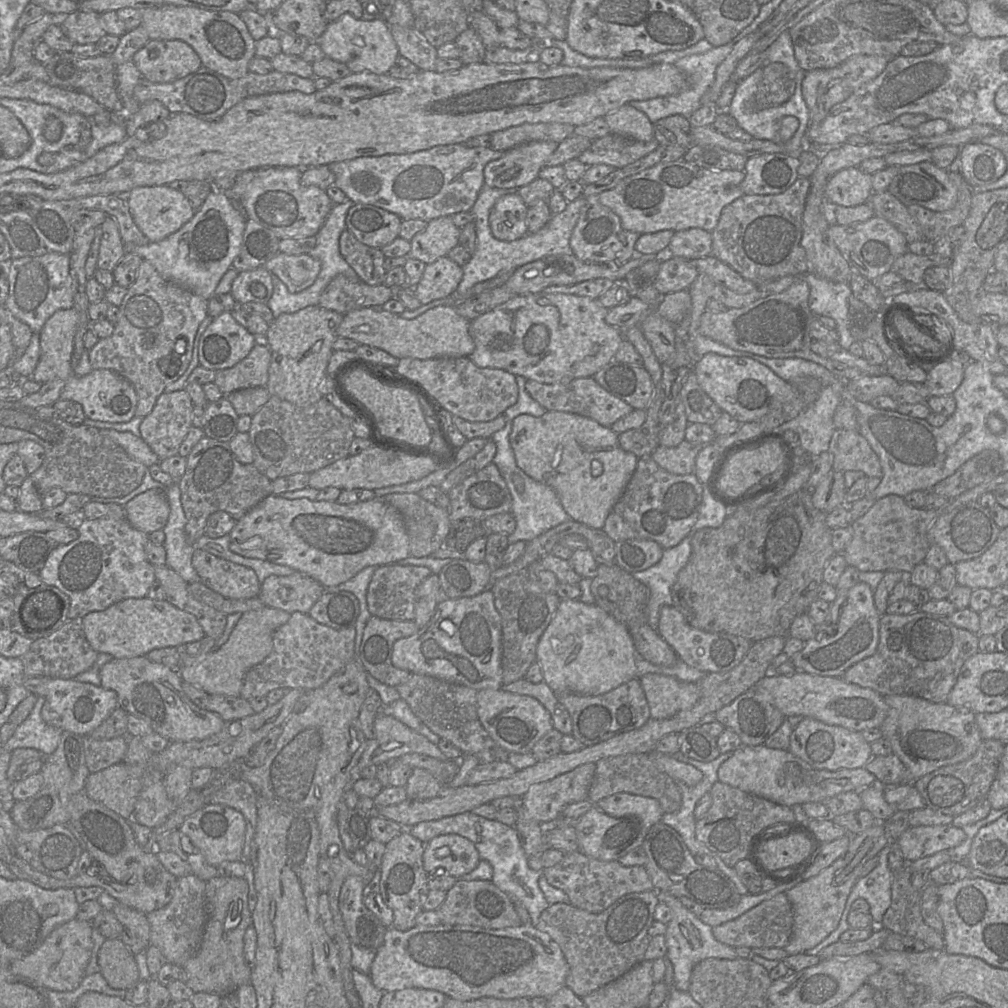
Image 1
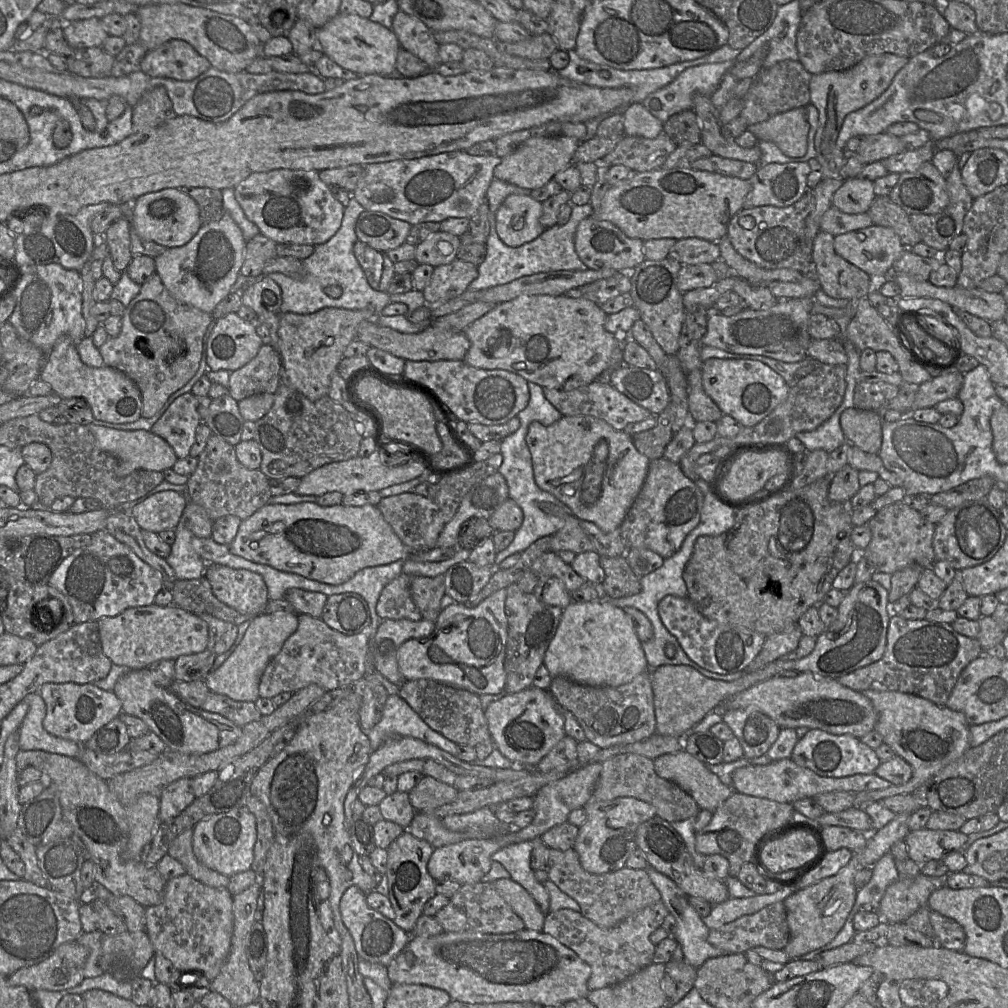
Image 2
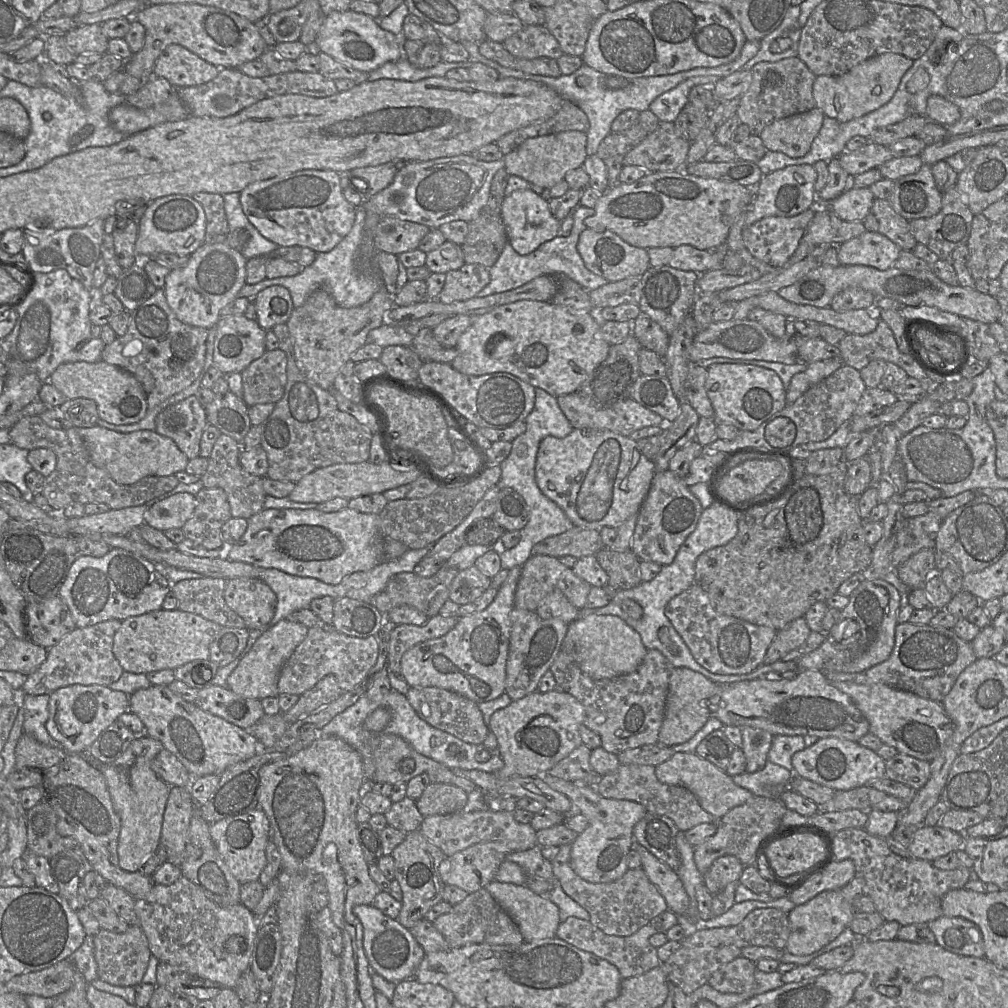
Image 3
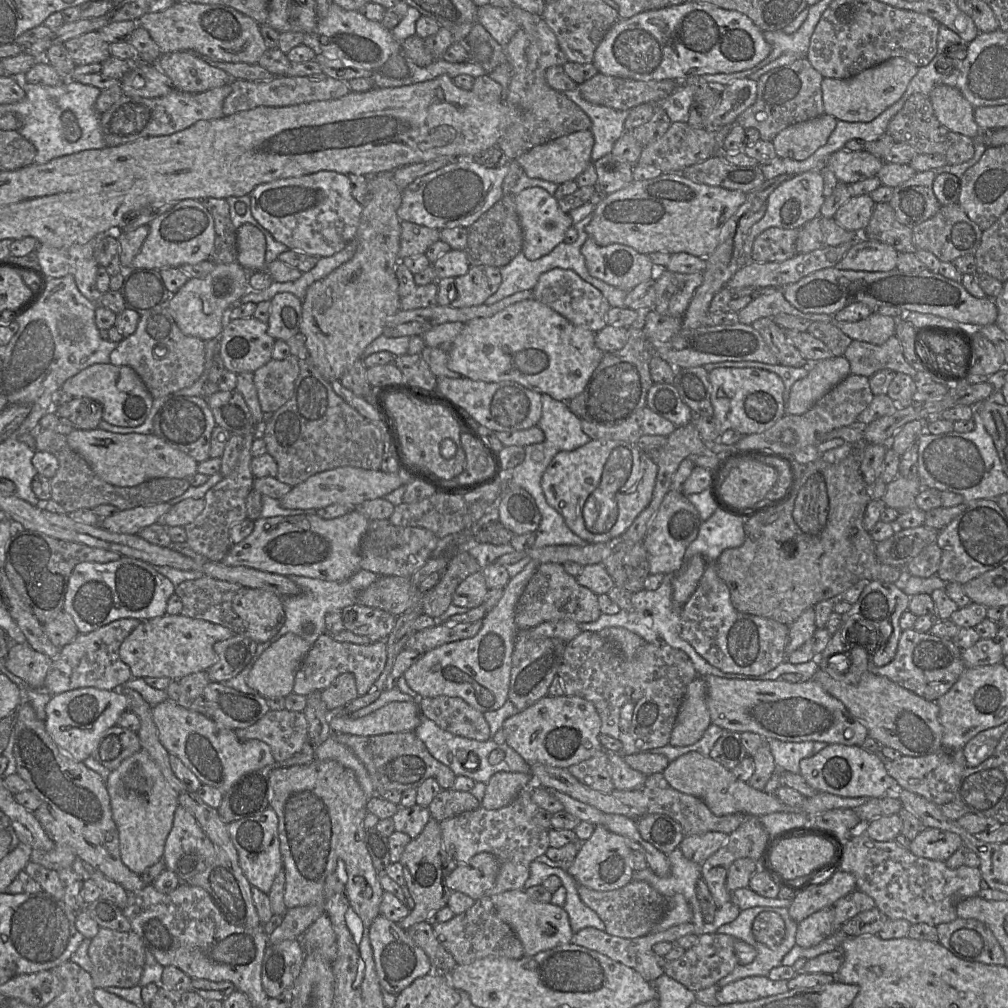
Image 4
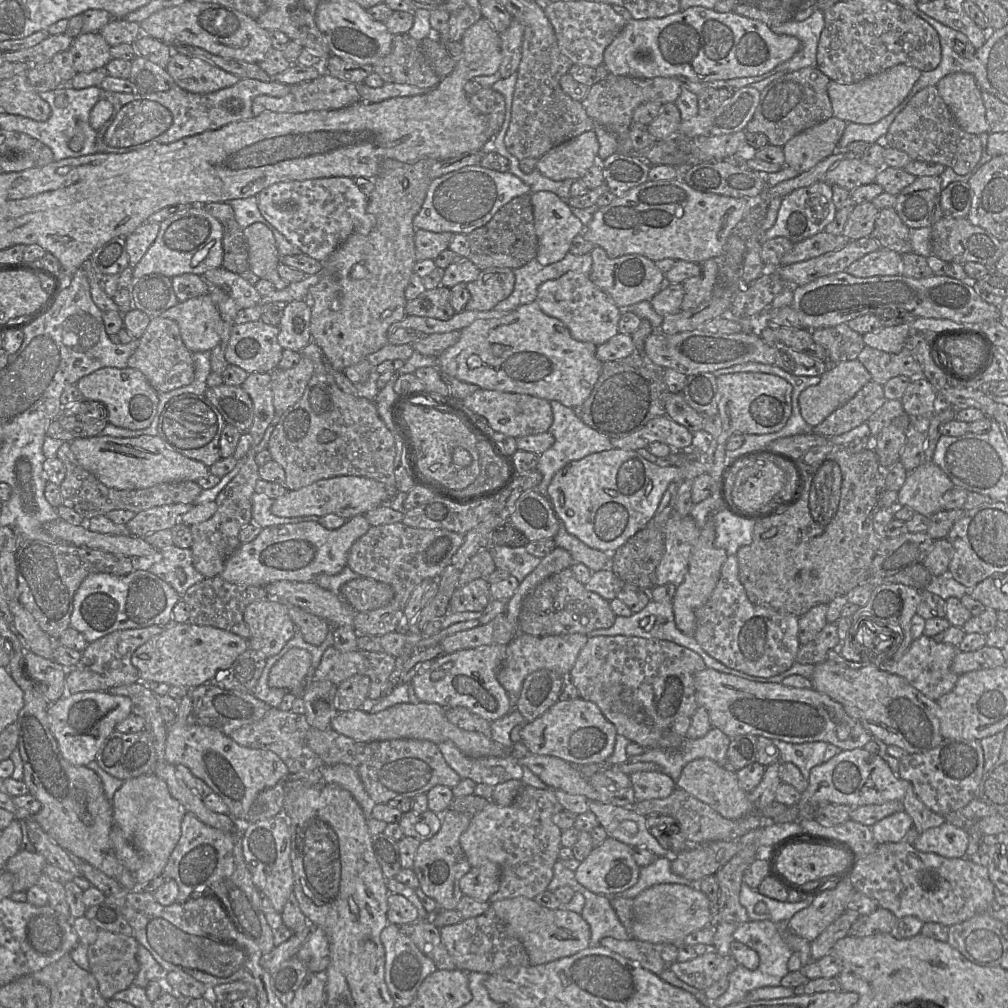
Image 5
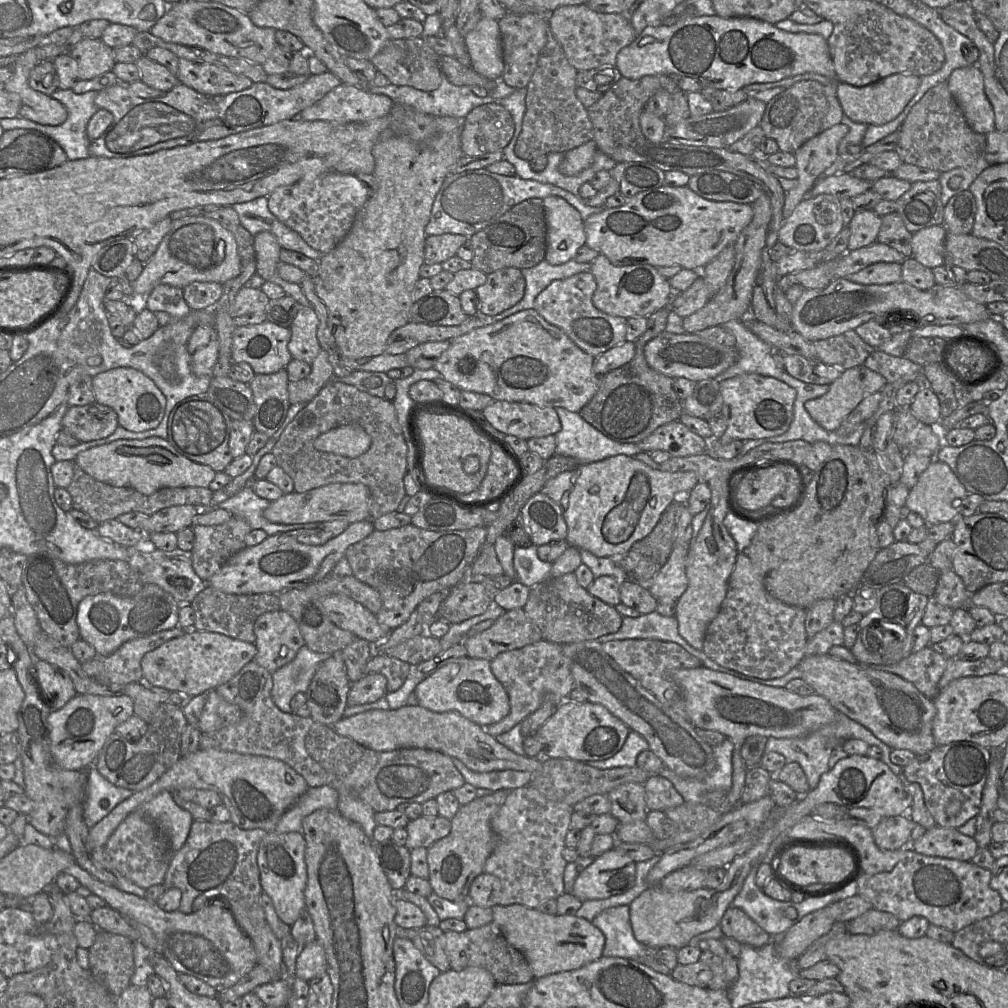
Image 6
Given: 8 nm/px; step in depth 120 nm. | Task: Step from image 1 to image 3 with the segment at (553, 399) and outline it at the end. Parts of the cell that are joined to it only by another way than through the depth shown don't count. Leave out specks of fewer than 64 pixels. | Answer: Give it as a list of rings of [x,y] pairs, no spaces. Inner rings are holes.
[[[574,392],[558,396],[557,402],[569,422],[576,429],[609,430],[628,437],[634,431],[648,426],[659,426],[662,430],[666,429],[666,422],[660,415],[642,406],[632,398],[624,398],[609,407],[598,407],[588,398]]]

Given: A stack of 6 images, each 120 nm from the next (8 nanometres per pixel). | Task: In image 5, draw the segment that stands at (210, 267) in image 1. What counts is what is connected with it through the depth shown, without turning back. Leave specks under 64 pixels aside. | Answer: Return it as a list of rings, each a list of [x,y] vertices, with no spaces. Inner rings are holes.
[[[210,293],[179,302],[160,316],[178,323],[183,342],[192,353],[210,352],[220,340],[221,315]]]

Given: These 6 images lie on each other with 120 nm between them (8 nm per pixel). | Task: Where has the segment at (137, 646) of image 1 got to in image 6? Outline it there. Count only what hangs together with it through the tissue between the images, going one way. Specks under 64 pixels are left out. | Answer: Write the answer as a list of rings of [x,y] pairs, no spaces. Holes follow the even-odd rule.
[[[193,626],[184,635],[147,652],[141,660],[141,668],[143,677],[153,686],[194,697],[228,682],[246,664],[254,660],[256,653],[254,643],[216,632],[197,631]]]

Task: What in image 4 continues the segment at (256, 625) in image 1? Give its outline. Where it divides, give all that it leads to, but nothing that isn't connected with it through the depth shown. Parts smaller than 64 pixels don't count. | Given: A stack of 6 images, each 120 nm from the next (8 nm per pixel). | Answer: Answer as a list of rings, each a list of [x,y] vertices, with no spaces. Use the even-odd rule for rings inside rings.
[[[287,633],[267,648],[253,663],[247,684],[265,699],[285,698],[293,693],[295,675],[311,645]]]

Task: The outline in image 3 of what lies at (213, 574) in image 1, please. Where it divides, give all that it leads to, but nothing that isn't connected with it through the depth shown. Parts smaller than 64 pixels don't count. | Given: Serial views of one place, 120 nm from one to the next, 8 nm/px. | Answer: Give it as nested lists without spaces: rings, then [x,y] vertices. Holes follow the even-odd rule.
[[[259,578],[226,580],[224,600],[245,621],[249,630],[268,625],[277,605],[276,594]]]

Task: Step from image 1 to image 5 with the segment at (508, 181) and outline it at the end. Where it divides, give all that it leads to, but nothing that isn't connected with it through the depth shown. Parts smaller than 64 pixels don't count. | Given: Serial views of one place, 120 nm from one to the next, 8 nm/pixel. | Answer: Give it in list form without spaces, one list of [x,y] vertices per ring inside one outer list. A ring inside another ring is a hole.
[[[587,131],[541,156],[536,169],[554,181],[580,180],[599,162],[598,151],[595,131]]]

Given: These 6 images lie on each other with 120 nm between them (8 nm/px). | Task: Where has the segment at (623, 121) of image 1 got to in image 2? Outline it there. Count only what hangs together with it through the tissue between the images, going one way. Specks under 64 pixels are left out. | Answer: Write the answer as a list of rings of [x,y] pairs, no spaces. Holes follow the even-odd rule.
[[[633,103],[622,111],[624,136],[656,138],[663,130],[663,123],[654,117],[641,103]]]

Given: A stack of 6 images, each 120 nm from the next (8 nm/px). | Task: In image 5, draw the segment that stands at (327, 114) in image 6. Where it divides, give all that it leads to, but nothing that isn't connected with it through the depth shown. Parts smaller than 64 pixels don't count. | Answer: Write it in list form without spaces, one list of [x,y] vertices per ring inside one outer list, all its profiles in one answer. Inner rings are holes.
[[[322,70],[317,78],[295,84],[282,97],[259,95],[253,100],[253,113],[263,111],[299,113],[340,109],[360,102],[356,84],[335,78]]]

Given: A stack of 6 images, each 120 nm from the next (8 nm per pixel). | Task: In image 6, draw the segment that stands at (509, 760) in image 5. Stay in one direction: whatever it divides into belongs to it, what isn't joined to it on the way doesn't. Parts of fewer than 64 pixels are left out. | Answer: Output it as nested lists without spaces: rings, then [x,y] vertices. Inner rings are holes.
[[[452,758],[455,767],[462,774],[465,782],[476,788],[486,788],[492,791],[513,790],[529,785],[533,773],[516,770],[495,770],[477,772],[468,768],[457,758]]]

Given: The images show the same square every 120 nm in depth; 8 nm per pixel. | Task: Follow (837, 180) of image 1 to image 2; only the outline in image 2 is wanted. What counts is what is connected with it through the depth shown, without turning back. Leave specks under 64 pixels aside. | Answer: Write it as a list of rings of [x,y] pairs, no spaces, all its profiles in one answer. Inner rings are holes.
[[[857,176],[843,182],[832,205],[847,214],[861,214],[868,212],[875,198],[874,181]]]

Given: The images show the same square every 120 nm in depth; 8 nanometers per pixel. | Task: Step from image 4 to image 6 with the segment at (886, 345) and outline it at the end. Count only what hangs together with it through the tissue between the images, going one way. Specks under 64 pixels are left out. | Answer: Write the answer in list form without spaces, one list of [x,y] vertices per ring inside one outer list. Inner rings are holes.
[[[874,350],[865,359],[867,368],[882,375],[887,383],[895,382],[906,375],[921,374],[923,366],[903,357],[895,357],[880,350]]]

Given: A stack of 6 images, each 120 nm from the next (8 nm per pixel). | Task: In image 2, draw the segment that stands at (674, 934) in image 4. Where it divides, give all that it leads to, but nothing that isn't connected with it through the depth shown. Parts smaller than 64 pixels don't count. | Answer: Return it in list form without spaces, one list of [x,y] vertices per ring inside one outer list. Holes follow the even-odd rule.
[[[660,900],[631,914],[617,926],[607,929],[599,927],[580,912],[560,909],[546,915],[542,932],[551,935],[573,950],[591,967],[587,986],[590,991],[593,991],[618,984],[653,963],[655,945],[650,941],[649,936],[661,927],[668,914],[669,911]]]

